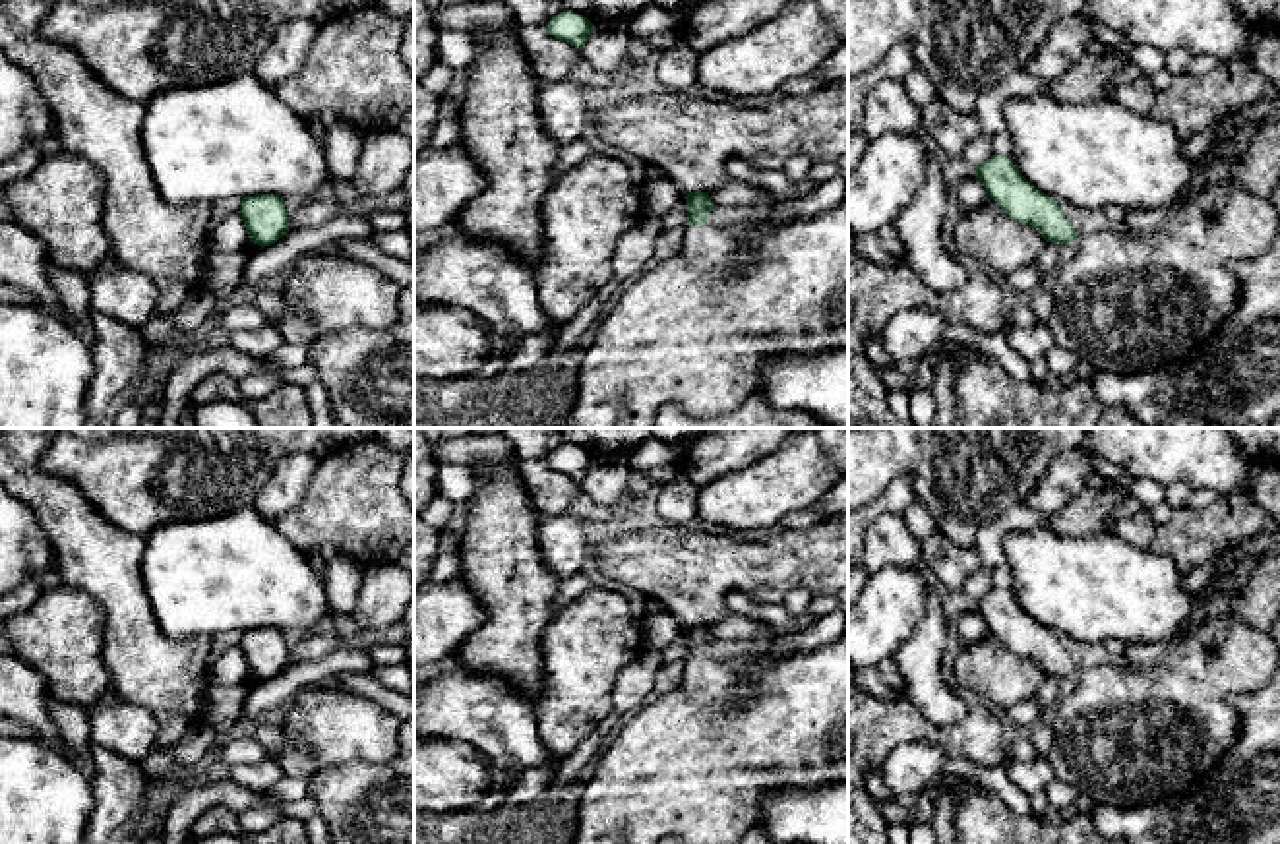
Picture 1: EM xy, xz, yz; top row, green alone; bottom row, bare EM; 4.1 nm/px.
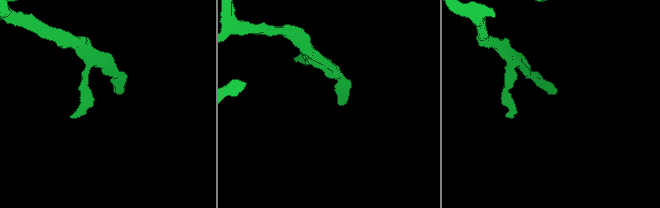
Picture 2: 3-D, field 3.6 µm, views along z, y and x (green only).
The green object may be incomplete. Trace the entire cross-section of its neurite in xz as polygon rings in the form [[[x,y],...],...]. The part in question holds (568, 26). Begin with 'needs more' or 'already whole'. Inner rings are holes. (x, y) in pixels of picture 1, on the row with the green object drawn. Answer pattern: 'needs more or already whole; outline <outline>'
already whole; outline [[[564,10],[562,14],[554,15],[546,23],[546,29],[556,39],[567,41],[575,48],[583,50],[583,46],[585,46],[589,35],[593,33],[594,25],[587,17],[583,17],[571,10]]]

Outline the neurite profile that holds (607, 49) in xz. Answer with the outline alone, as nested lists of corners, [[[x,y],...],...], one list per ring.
[[[594,27],[581,52],[594,70],[610,77],[633,77],[637,62],[629,56],[629,39],[625,27]]]

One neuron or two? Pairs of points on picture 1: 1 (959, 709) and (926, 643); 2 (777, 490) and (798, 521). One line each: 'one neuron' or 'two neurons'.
1: one neuron
2: two neurons

